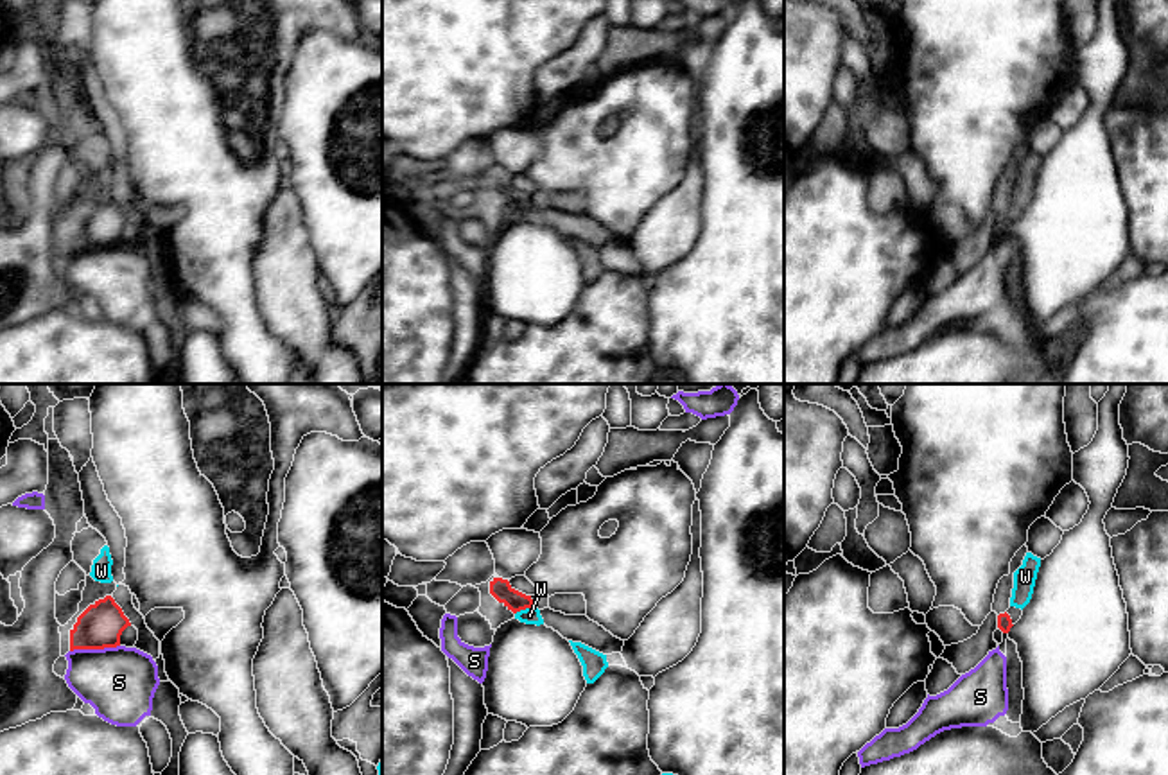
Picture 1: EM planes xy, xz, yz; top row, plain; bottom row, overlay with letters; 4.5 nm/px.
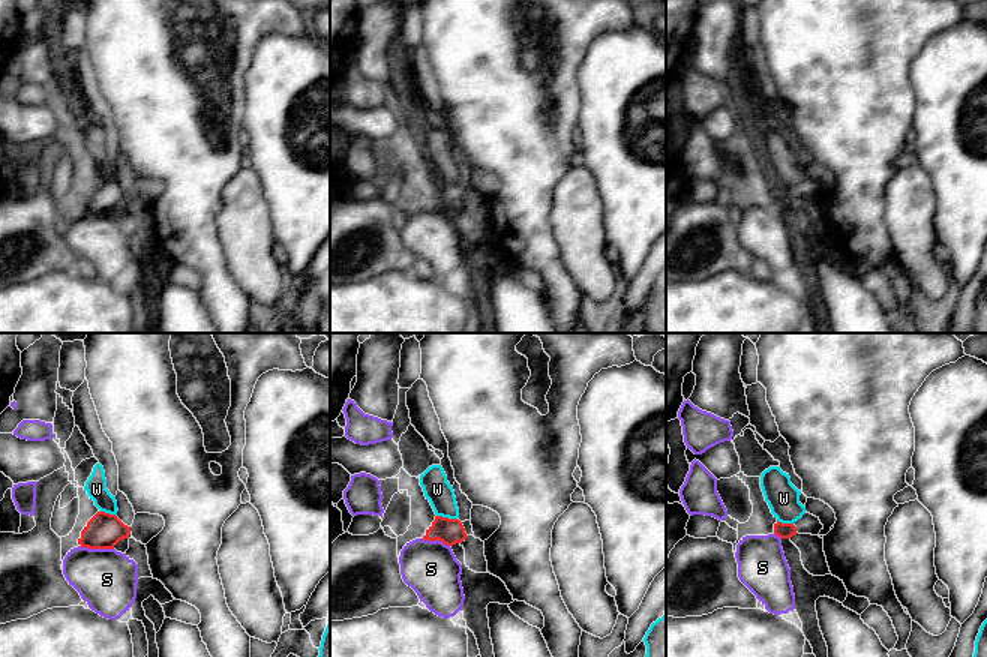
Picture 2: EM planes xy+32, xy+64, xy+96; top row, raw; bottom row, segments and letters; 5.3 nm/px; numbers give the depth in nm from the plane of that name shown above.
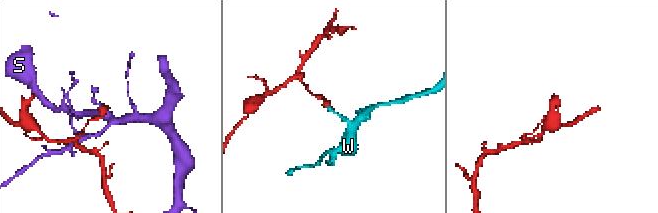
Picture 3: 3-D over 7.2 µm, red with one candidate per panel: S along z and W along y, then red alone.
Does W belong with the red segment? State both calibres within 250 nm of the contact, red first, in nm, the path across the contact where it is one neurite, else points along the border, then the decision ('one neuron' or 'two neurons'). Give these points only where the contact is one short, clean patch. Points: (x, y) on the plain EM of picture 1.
calibres 90 and 80 nm; border xz (535, 205), (526, 205), (515, 212); two neurons

